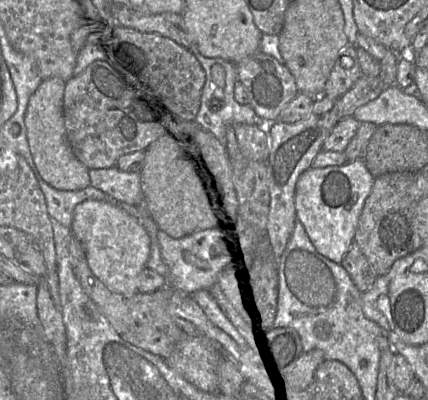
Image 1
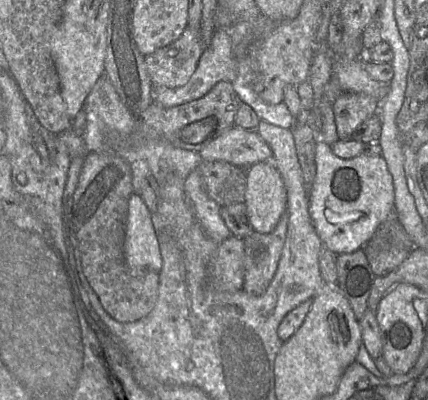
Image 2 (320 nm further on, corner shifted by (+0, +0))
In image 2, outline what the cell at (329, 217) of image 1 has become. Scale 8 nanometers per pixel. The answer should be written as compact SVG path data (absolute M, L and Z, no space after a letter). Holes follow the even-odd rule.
M321 140L315 144L316 175L308 191L309 214L323 246L337 255L364 248L394 208L393 179L383 156L342 159Z

